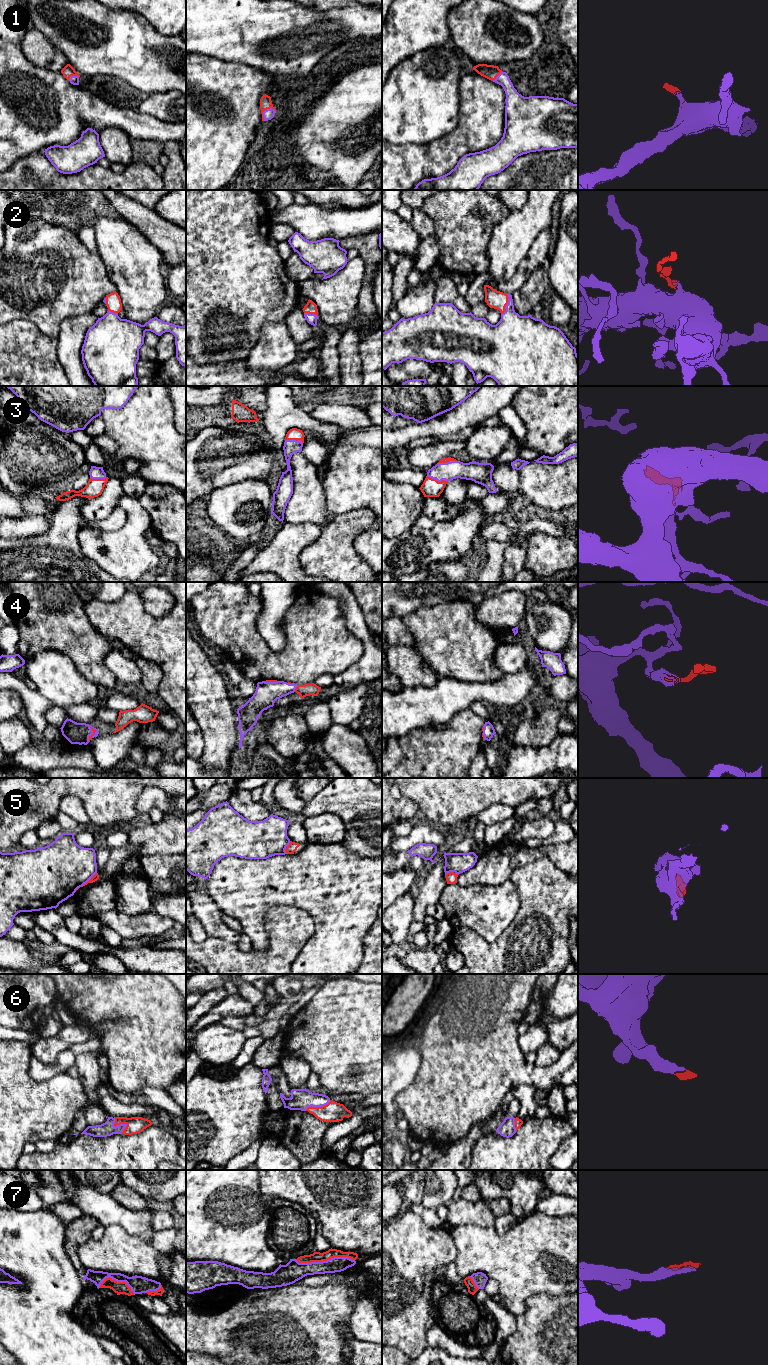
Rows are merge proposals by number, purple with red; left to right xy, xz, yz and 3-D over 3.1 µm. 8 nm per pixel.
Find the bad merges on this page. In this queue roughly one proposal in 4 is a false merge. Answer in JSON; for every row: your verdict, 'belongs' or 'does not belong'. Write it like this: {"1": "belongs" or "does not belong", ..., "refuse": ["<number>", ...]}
{"1": "belongs", "2": "belongs", "3": "belongs", "4": "belongs", "5": "does not belong", "6": "belongs", "7": "belongs", "refuse": ["5"]}

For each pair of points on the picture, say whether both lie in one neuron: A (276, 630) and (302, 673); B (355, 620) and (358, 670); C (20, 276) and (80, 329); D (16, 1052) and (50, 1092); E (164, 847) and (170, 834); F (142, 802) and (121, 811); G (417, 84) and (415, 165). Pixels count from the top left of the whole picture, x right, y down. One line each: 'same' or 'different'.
A: different
B: same
C: different
D: same
E: same
F: different
G: different

